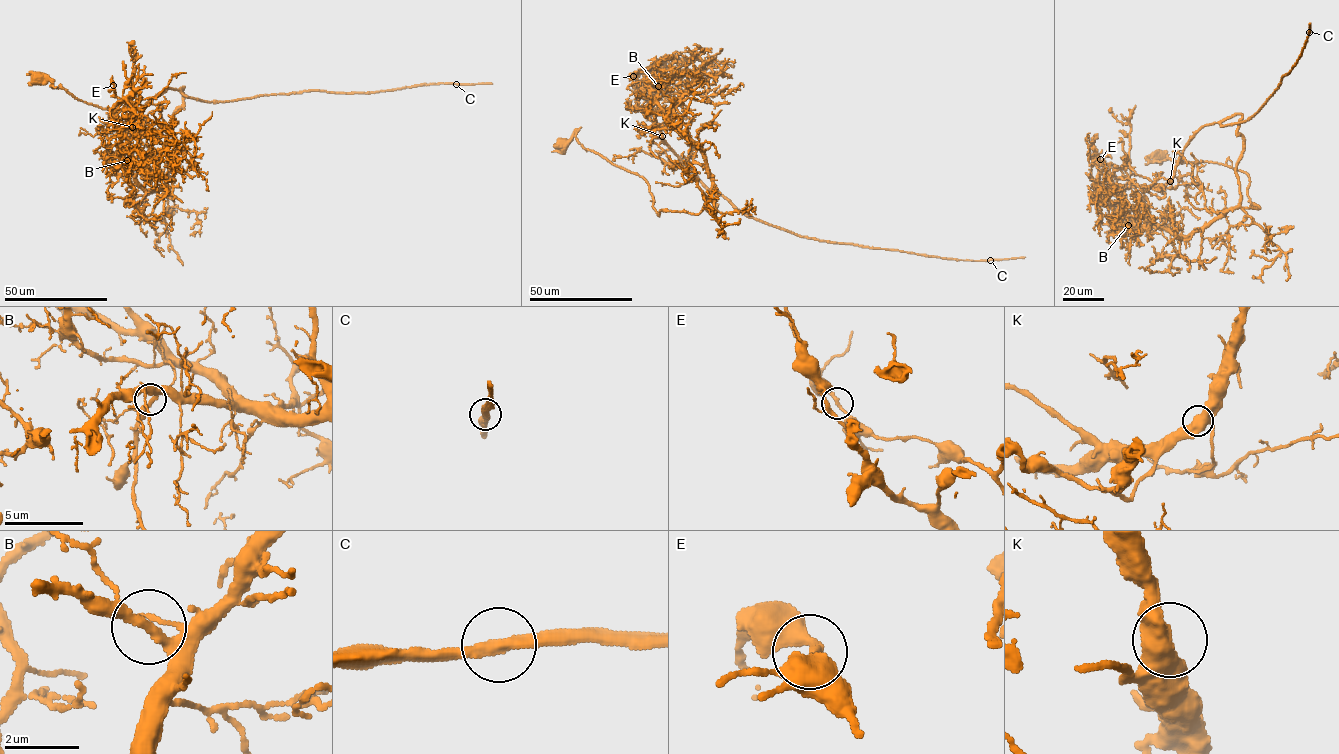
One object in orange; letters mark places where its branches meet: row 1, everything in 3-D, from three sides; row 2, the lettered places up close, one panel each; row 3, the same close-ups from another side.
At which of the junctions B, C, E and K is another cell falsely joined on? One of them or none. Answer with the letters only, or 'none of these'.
none of these

